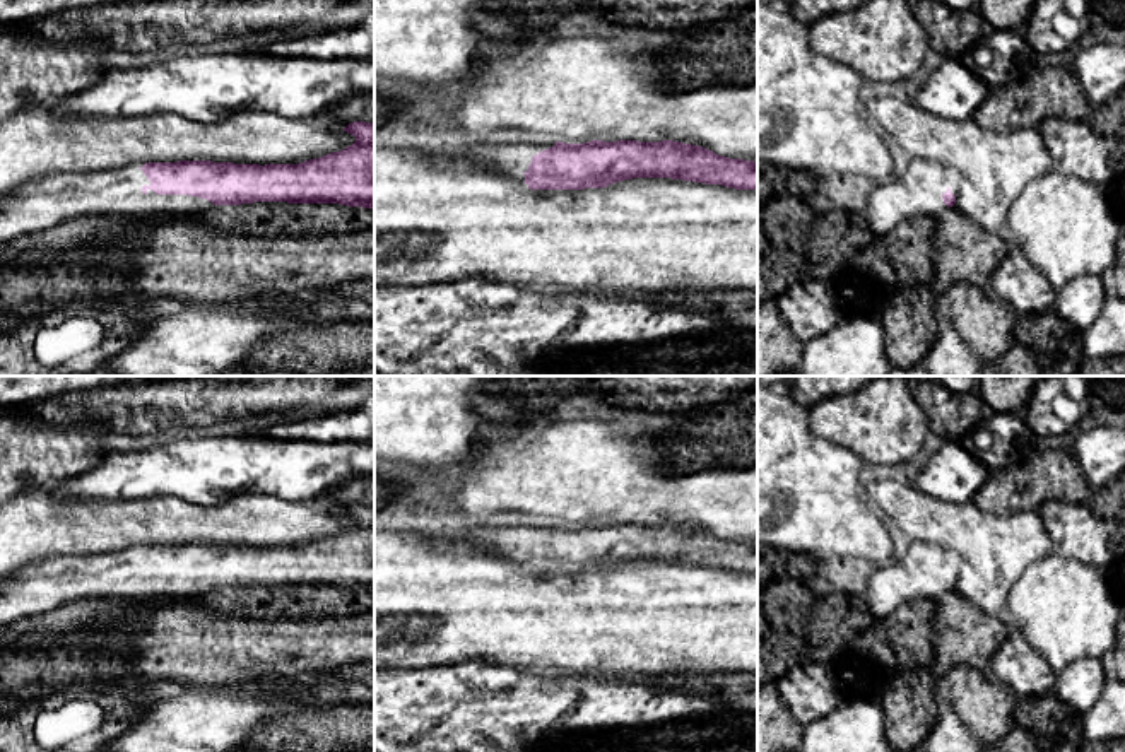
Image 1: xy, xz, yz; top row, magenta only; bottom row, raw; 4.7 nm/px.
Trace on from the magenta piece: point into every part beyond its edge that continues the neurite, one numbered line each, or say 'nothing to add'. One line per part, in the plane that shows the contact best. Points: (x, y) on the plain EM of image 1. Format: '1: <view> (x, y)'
1: xy (41, 587)

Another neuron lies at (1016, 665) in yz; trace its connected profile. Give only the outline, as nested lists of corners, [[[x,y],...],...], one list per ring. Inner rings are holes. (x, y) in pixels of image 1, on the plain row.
[[[1012,632],[992,655],[987,675],[1017,699],[1051,692],[1057,679],[1045,658],[1019,632]]]

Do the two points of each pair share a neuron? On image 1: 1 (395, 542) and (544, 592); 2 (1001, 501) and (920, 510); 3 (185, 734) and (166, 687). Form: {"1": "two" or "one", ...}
{"1": "one", "2": "two", "3": "two"}

